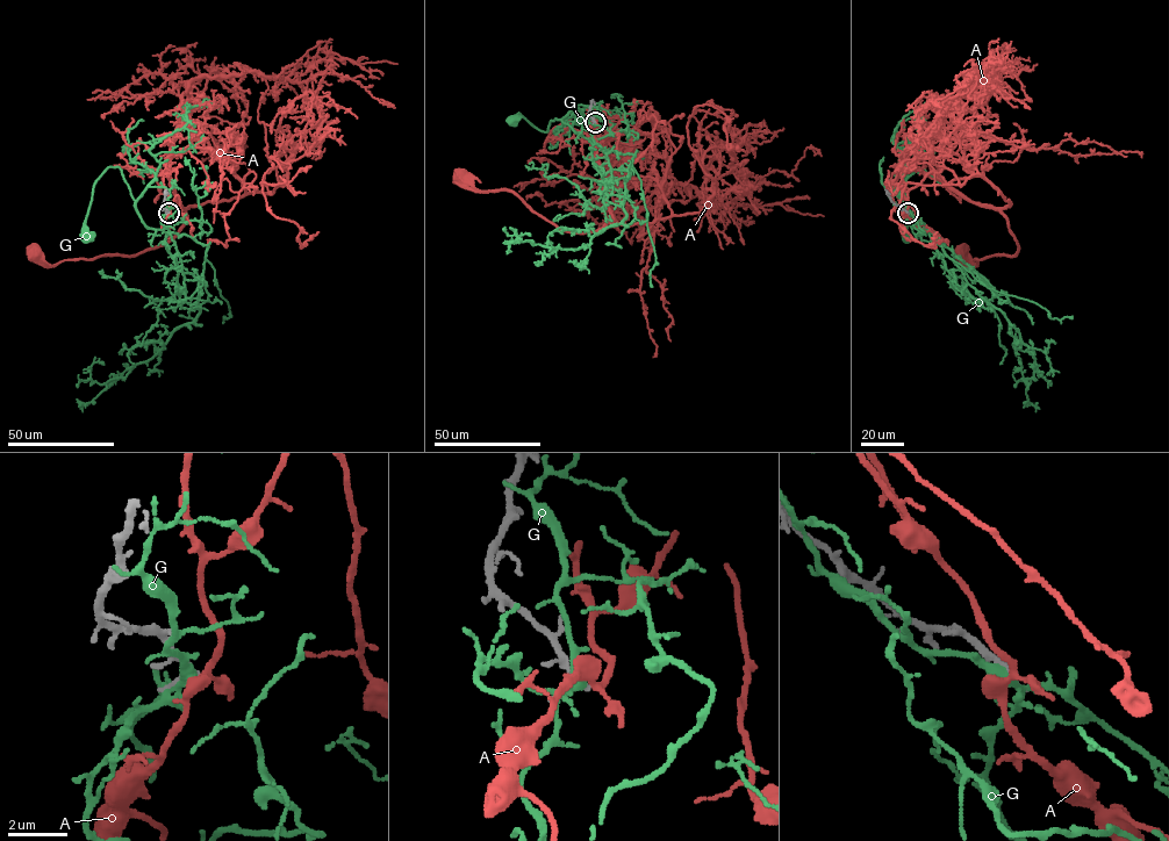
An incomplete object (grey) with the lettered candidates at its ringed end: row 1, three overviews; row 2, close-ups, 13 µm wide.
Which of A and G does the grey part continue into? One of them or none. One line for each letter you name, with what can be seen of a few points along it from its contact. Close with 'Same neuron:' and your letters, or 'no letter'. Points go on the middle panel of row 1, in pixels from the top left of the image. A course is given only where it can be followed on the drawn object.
Same neuron: no letter

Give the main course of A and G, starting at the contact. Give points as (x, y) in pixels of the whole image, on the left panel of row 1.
A: (169, 213), (166, 171), (186, 216), (183, 228), (165, 243), (134, 254), (64, 259), (48, 267), (36, 251)
G: (167, 211), (163, 229), (149, 228), (121, 171), (108, 166), (94, 185), (85, 223), (88, 236)

